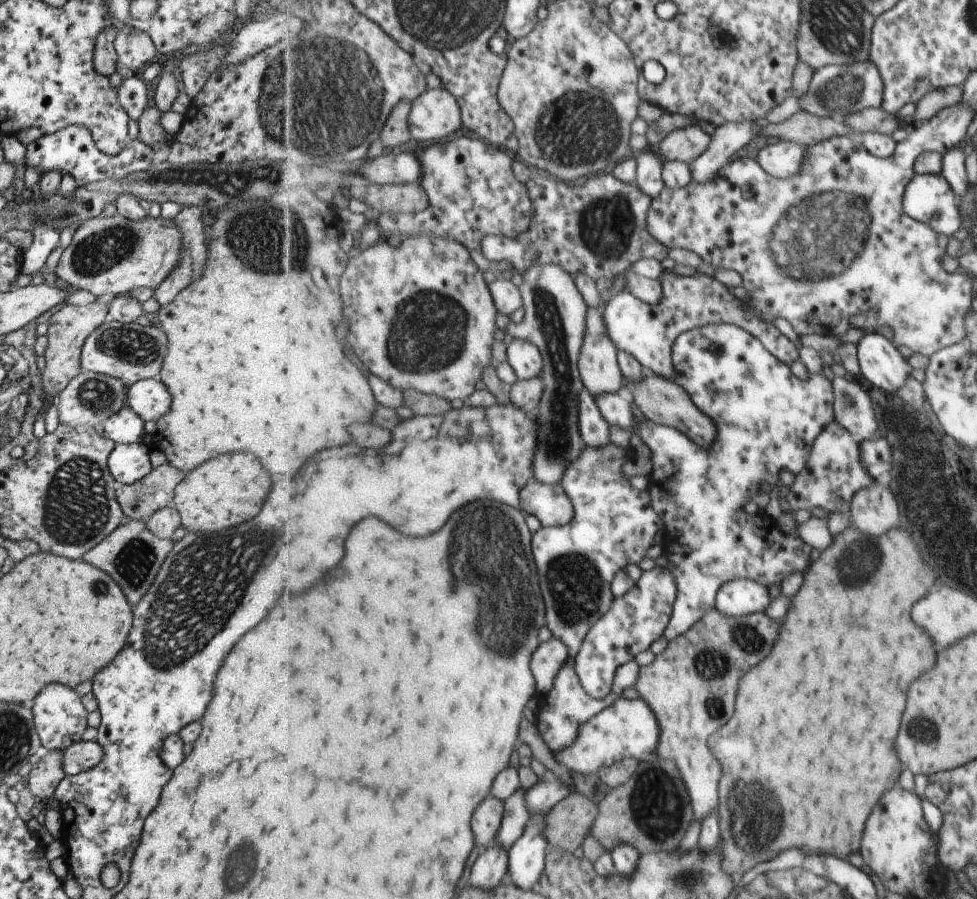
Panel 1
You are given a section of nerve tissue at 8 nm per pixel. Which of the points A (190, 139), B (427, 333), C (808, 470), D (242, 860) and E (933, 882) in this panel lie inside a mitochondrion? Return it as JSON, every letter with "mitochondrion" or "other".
{"A":"other","B":"mitochondrion","C":"other","D":"mitochondrion","E":"other"}

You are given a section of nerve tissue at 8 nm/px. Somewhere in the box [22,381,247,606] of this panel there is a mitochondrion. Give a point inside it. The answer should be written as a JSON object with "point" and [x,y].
{"point":[76,509]}

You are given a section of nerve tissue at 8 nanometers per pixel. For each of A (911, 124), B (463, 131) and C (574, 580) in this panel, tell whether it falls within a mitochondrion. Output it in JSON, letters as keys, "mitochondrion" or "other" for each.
{"A":"other","B":"other","C":"mitochondrion"}

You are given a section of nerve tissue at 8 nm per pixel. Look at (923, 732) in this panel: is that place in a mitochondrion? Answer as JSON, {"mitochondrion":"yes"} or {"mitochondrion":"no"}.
{"mitochondrion":"yes"}

